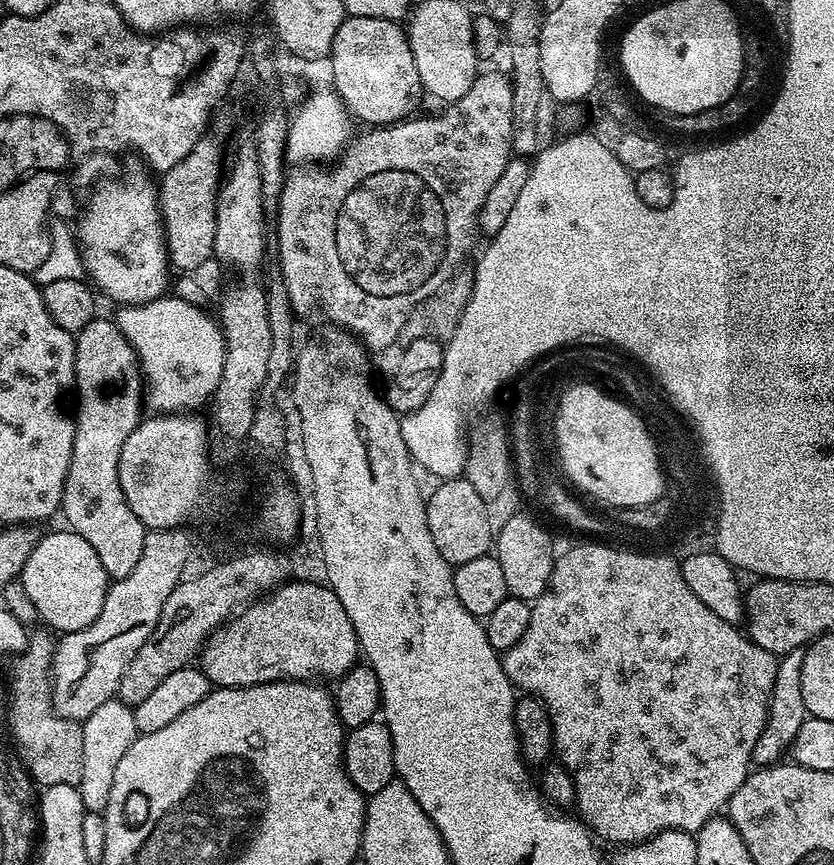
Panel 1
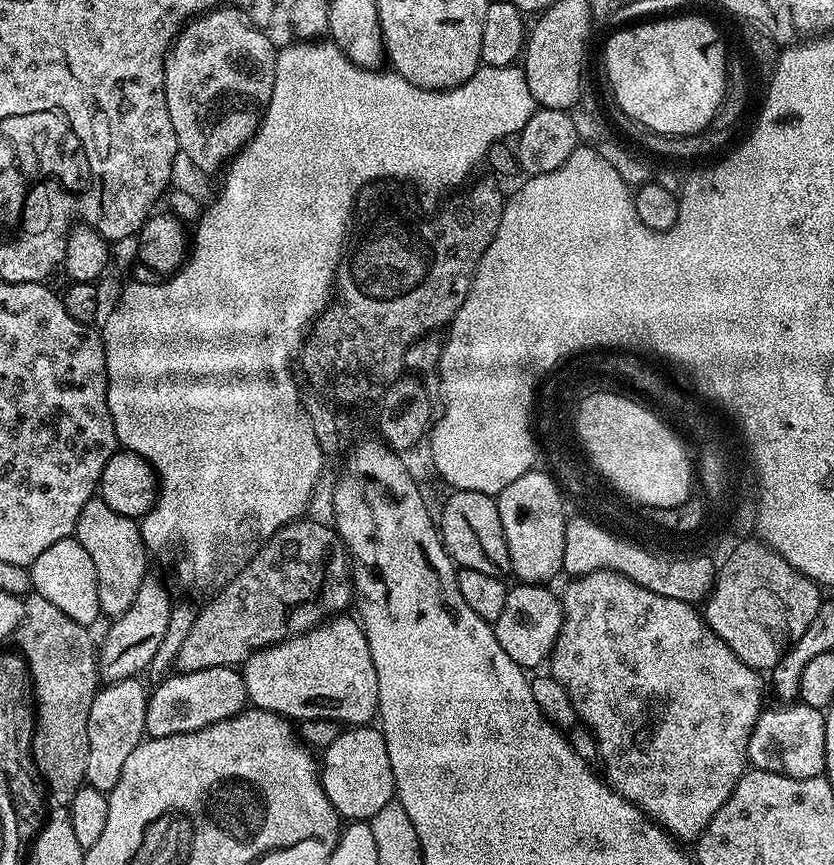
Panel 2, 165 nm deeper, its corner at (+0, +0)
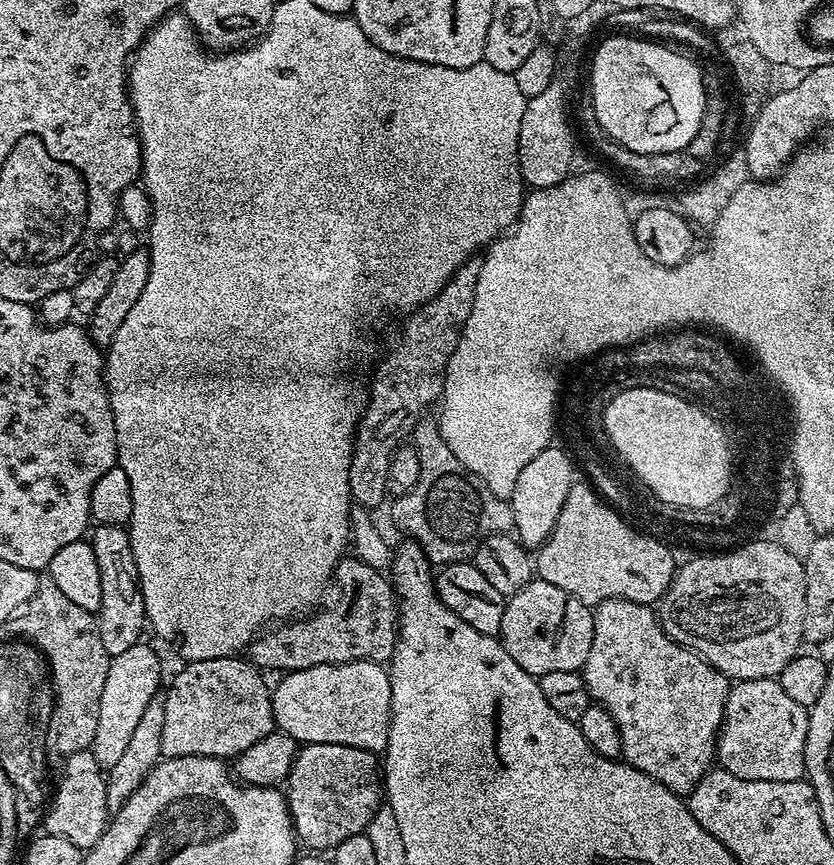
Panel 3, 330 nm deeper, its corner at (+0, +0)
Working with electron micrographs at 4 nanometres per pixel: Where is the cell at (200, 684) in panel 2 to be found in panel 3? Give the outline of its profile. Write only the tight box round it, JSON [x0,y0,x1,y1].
[161,655,276,758]

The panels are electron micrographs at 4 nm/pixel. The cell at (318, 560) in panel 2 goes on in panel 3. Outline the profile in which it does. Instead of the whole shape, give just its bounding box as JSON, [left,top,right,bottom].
[246,554,398,673]

